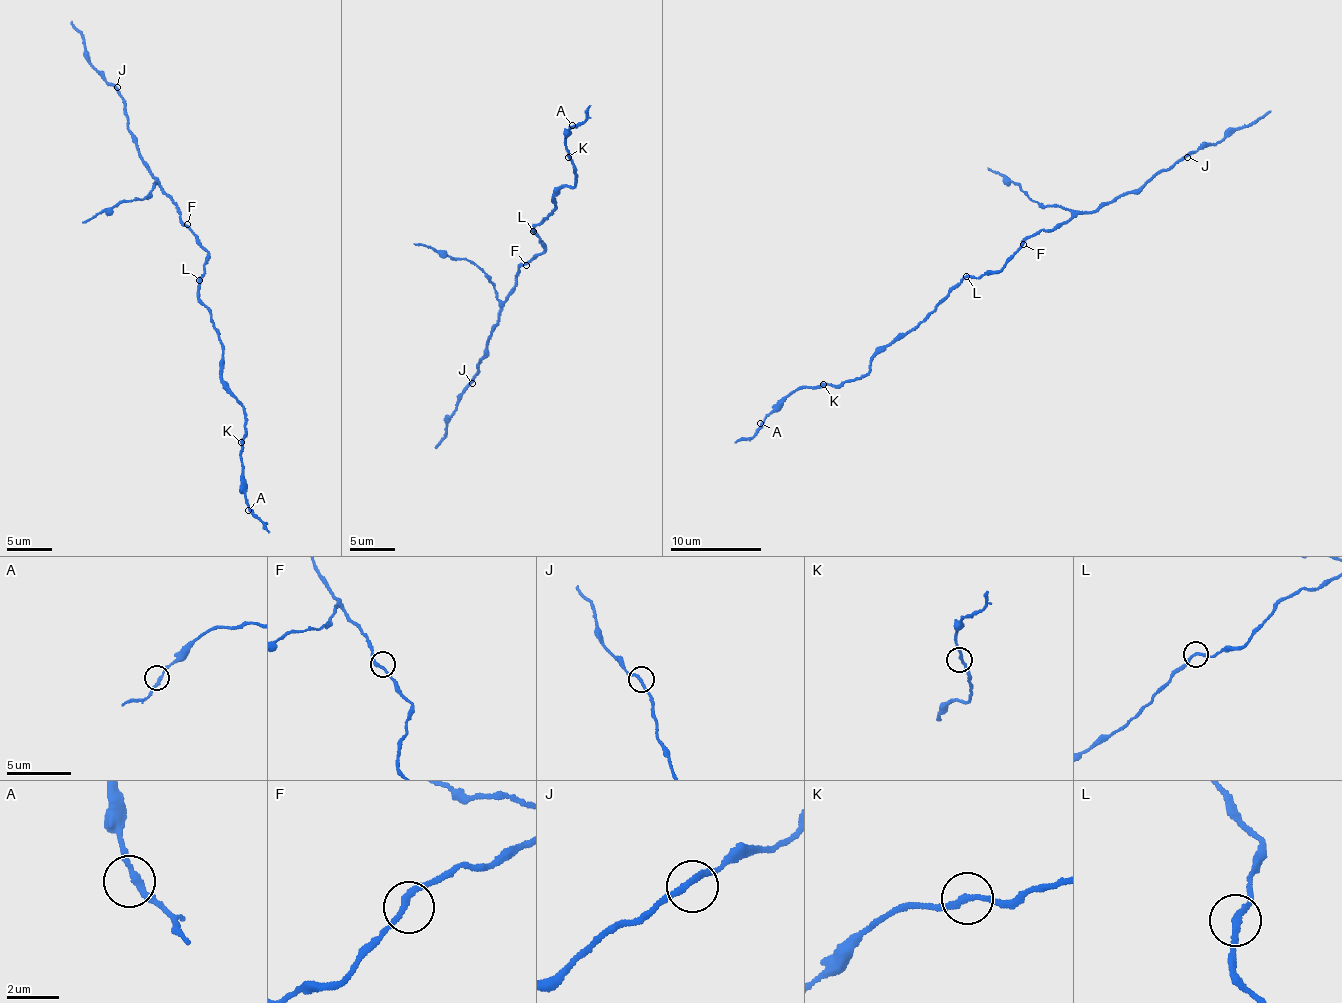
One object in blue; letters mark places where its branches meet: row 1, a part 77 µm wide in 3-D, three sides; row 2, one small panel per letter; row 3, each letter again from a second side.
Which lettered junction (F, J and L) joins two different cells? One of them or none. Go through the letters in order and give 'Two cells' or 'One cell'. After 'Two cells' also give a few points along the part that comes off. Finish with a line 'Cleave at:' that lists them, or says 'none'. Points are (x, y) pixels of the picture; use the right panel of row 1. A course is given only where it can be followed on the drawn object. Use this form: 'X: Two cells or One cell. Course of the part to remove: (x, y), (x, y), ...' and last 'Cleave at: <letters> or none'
F: One cell
J: One cell
L: One cell
Cleave at: none

